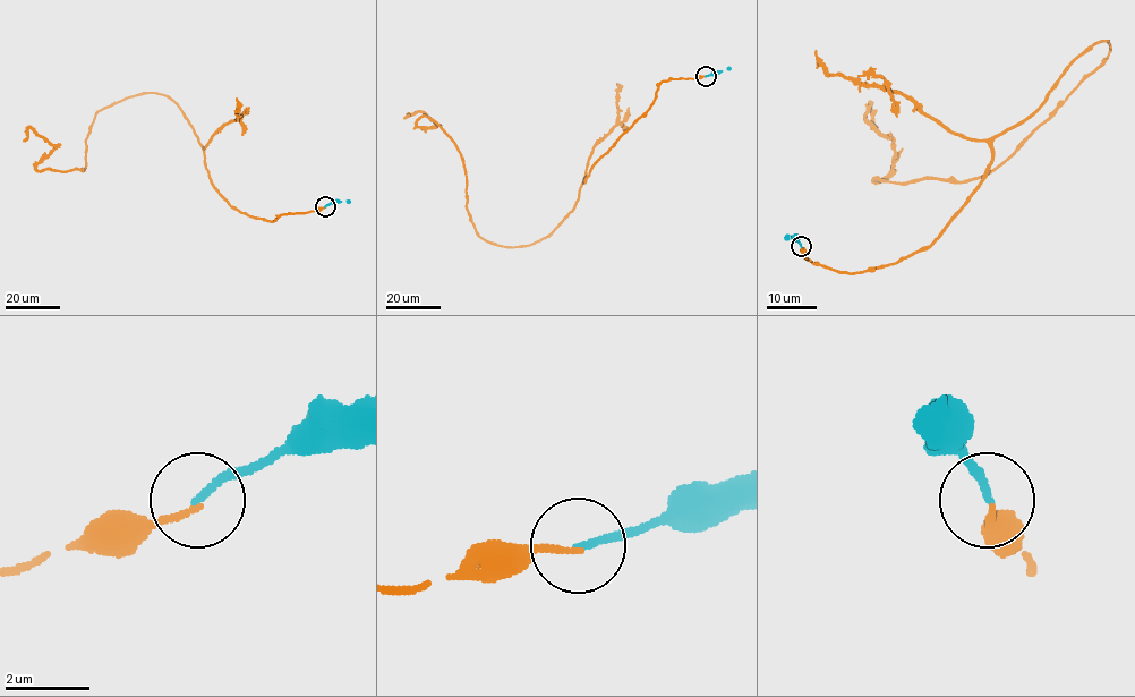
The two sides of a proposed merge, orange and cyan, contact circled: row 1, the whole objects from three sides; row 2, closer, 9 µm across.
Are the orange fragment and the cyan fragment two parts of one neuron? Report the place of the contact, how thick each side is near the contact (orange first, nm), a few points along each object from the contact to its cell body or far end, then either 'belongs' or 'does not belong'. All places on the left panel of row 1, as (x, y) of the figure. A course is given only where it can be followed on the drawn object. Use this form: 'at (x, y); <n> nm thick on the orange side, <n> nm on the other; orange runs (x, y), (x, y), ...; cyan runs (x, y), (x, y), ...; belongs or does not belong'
at (325, 206); 120 nm thick on the orange side, 160 nm on the other; orange runs (324, 207), (233, 209), (156, 93), (95, 115), (83, 170), (37, 170), (54, 146), (23, 141); cyan runs (324, 206), (349, 202); does not belong

